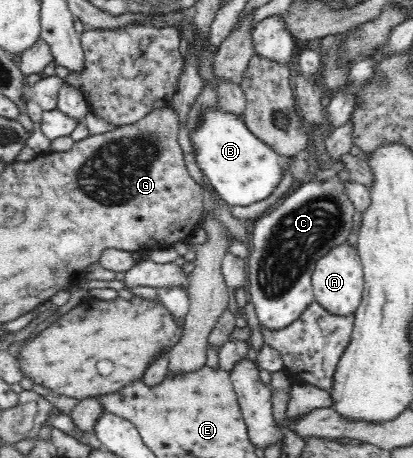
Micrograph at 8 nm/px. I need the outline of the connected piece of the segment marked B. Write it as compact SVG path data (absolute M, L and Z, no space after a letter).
M218 109L210 111L203 119L200 129L192 133L192 142L198 148L195 157L219 197L229 207L246 207L268 198L282 183L285 172L282 156L255 137L242 120L230 113Z

